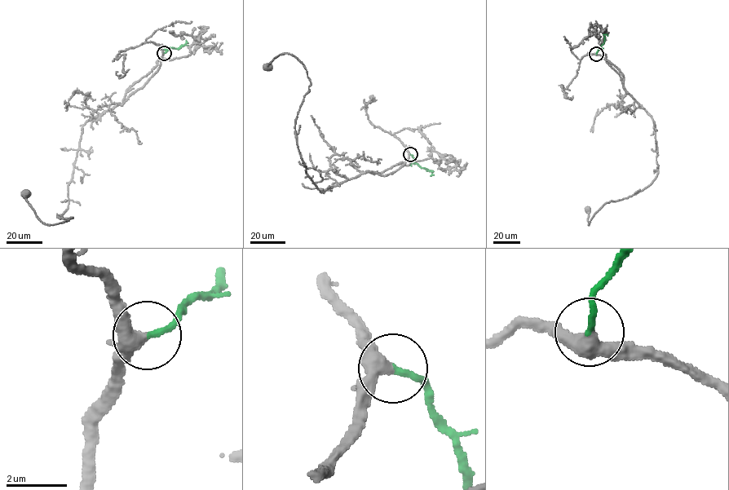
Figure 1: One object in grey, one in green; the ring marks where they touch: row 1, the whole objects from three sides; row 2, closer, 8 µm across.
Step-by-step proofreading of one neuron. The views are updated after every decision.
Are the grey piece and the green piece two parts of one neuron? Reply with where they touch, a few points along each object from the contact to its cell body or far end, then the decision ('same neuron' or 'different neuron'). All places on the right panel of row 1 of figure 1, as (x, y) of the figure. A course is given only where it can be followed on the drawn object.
place (596, 54); course grey (597, 54), (617, 68), (627, 93), (651, 116), (657, 174), (635, 194), (603, 204), (589, 225), (587, 209); course green (597, 54), (604, 43), (603, 34), (607, 35); same neuron

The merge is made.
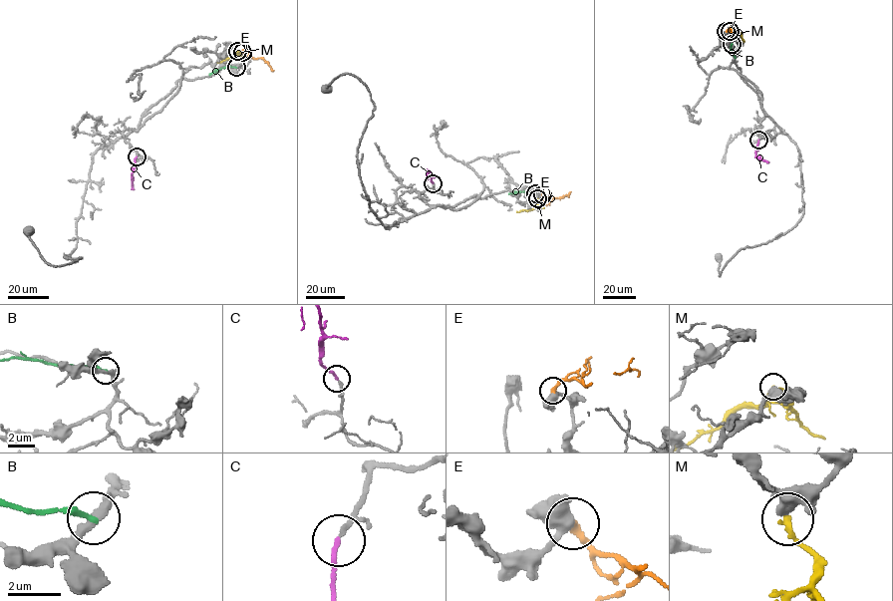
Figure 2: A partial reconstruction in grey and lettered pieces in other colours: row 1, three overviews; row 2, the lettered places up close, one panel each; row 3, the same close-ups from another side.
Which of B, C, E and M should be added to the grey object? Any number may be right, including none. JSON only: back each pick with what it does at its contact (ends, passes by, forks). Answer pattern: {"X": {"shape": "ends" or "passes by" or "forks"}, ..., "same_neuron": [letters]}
{"C": {"shape": "ends"}, "same_neuron": ["C"]}

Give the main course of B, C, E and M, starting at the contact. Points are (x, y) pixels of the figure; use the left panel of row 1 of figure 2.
B: (236, 68), (222, 67), (209, 75)
C: (137, 156), (131, 176), (134, 189)
E: (242, 52), (254, 59), (262, 58), (273, 71)
M: (237, 52), (240, 54), (217, 62)

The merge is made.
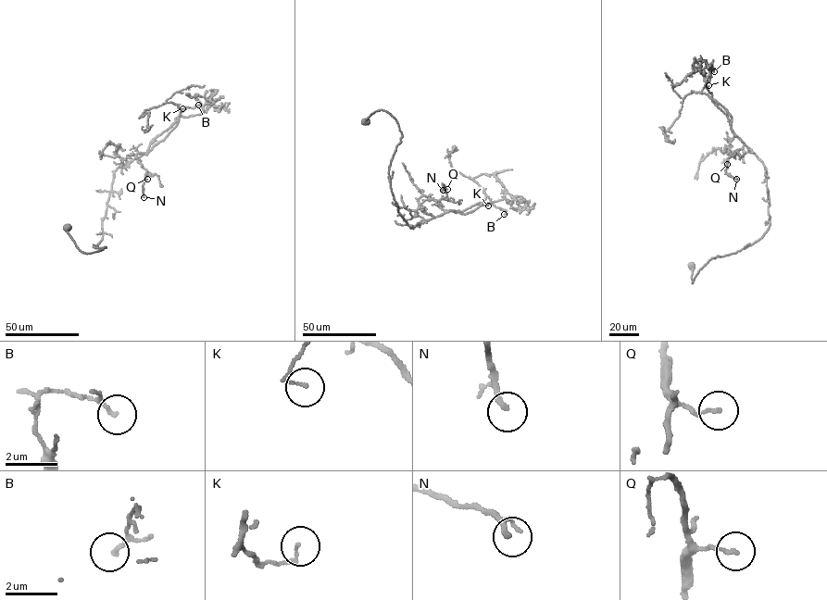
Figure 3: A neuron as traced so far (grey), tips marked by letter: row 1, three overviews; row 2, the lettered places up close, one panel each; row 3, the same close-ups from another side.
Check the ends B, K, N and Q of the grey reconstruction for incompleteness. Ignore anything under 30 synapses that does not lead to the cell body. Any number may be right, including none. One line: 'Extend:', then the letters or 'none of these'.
Extend: none of these

